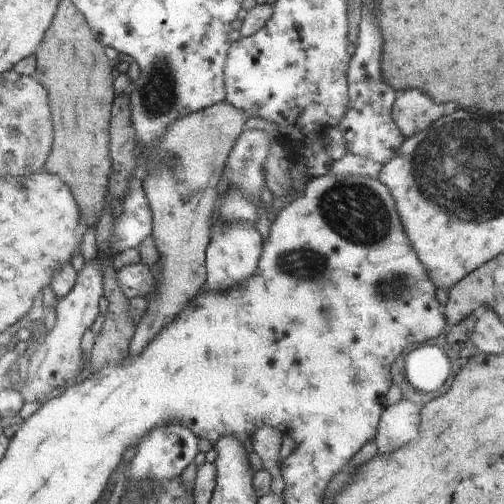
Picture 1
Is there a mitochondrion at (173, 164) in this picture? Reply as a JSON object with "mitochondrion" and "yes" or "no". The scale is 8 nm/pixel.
{"mitochondrion":"yes"}

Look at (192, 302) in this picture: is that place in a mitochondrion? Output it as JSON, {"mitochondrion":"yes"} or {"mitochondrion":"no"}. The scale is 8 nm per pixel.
{"mitochondrion":"no"}

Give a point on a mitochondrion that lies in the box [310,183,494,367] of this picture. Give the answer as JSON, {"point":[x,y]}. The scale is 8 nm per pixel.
{"point":[400,285]}

